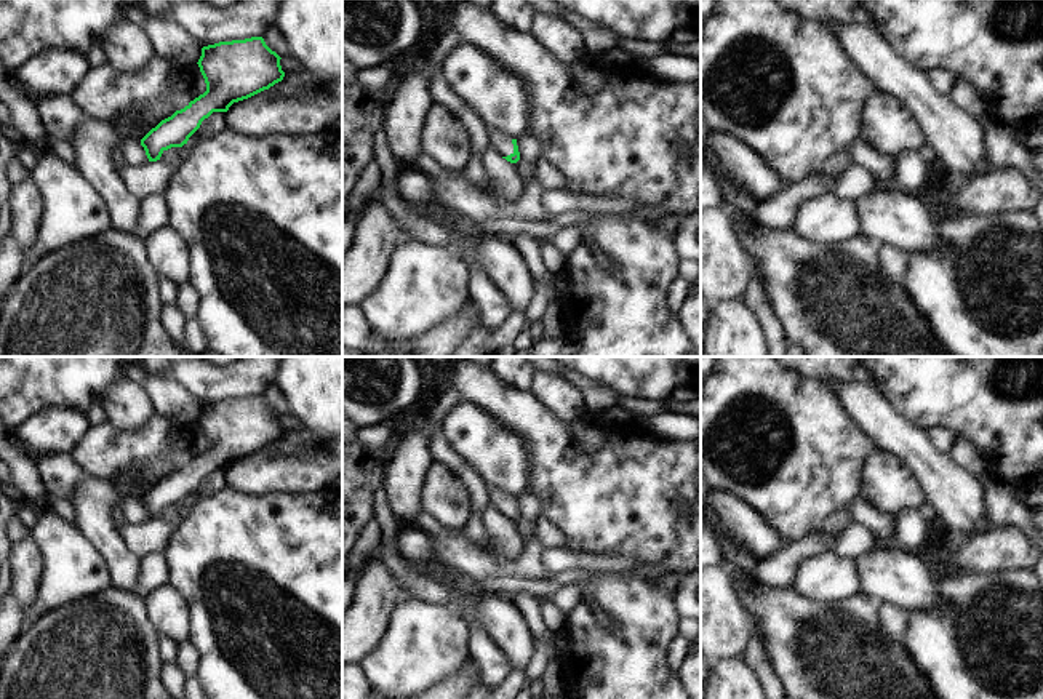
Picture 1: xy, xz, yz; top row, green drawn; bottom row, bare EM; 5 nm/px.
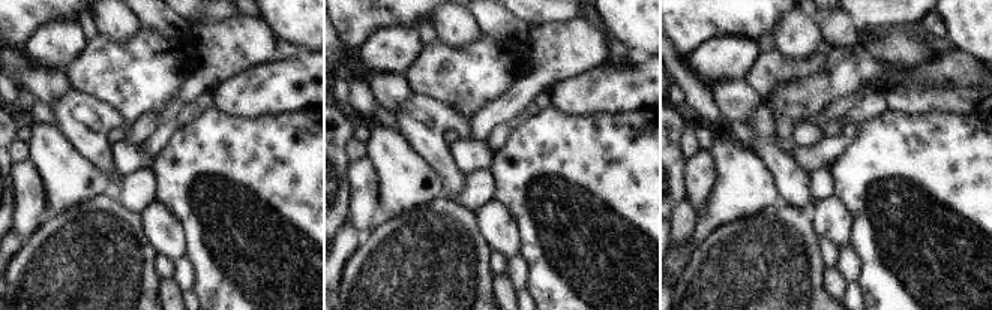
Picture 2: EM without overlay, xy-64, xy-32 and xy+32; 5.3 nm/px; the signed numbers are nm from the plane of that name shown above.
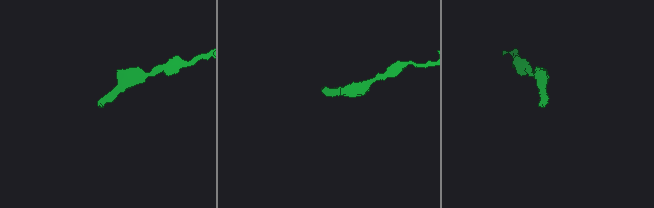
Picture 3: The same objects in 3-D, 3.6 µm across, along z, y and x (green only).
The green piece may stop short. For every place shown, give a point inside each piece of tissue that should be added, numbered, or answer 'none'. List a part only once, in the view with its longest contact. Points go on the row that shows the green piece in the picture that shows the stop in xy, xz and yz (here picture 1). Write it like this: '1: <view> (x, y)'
1: xz (501, 143)

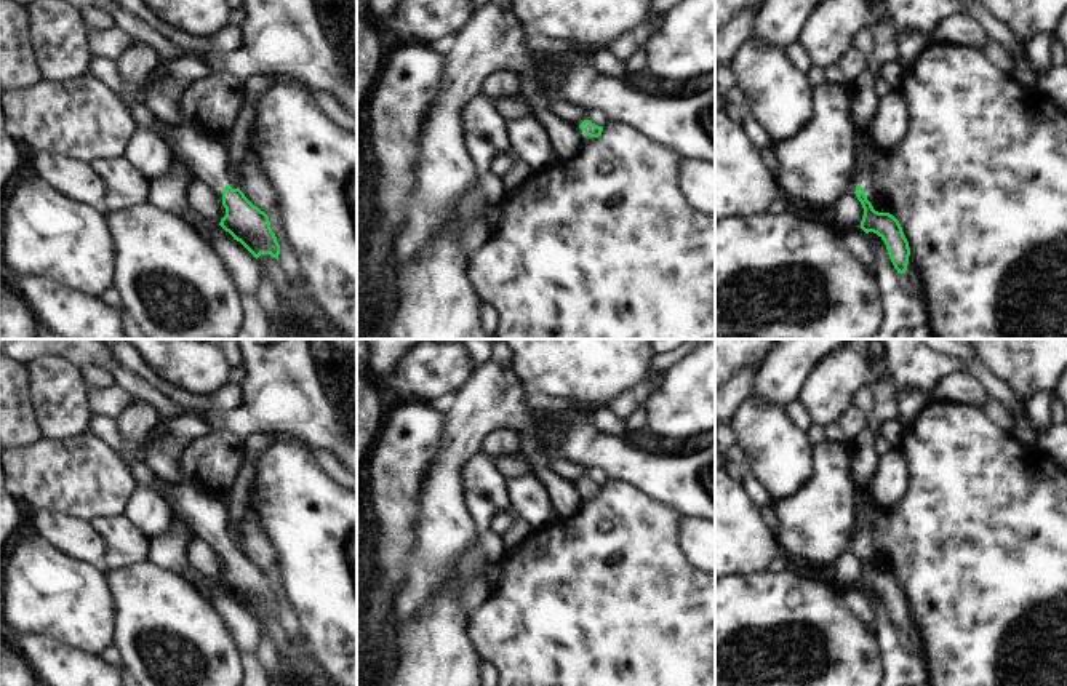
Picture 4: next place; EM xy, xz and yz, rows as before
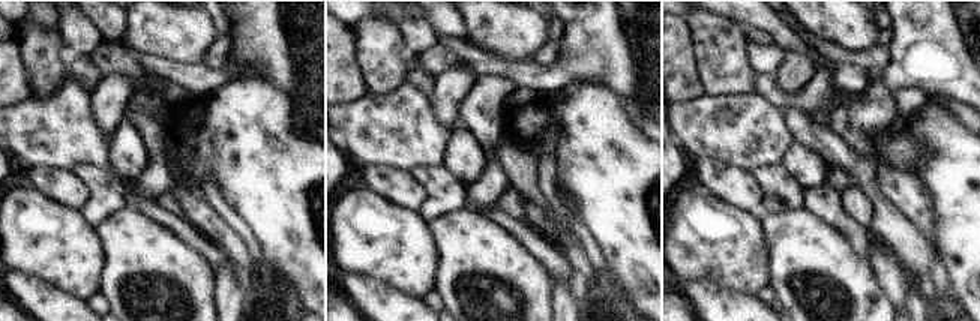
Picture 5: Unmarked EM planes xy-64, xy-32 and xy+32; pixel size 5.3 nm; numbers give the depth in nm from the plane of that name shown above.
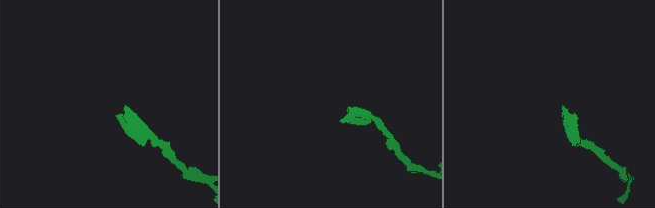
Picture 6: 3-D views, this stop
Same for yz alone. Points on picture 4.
1: yz (864, 155)

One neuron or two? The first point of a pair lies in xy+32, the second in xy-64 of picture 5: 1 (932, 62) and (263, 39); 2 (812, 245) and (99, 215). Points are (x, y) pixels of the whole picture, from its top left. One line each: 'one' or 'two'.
1: one
2: two

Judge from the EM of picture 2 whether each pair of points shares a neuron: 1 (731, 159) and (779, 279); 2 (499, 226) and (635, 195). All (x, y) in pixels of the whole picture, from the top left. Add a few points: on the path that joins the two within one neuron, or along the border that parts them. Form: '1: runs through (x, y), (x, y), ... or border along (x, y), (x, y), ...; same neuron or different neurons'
1: border along (779, 201), (770, 207), (736, 217), (721, 226); different neurons
2: border along (492, 199), (512, 219), (518, 232), (520, 253); different neurons

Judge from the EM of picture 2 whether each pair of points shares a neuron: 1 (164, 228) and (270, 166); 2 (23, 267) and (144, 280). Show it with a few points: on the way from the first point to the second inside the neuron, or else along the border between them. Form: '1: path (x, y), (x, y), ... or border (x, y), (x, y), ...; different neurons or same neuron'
1: border (156, 201), (180, 226), (185, 240), (185, 255); different neurons
2: path (53, 280), (114, 280); same neuron

